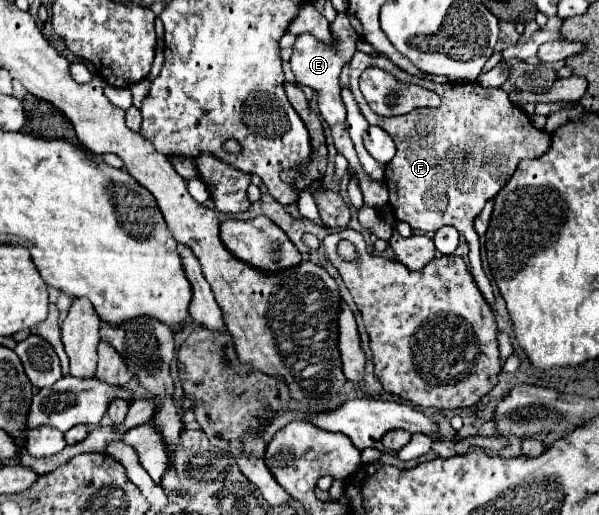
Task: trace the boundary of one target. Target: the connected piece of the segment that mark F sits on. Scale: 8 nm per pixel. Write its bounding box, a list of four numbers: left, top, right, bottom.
[349,51,551,309]

